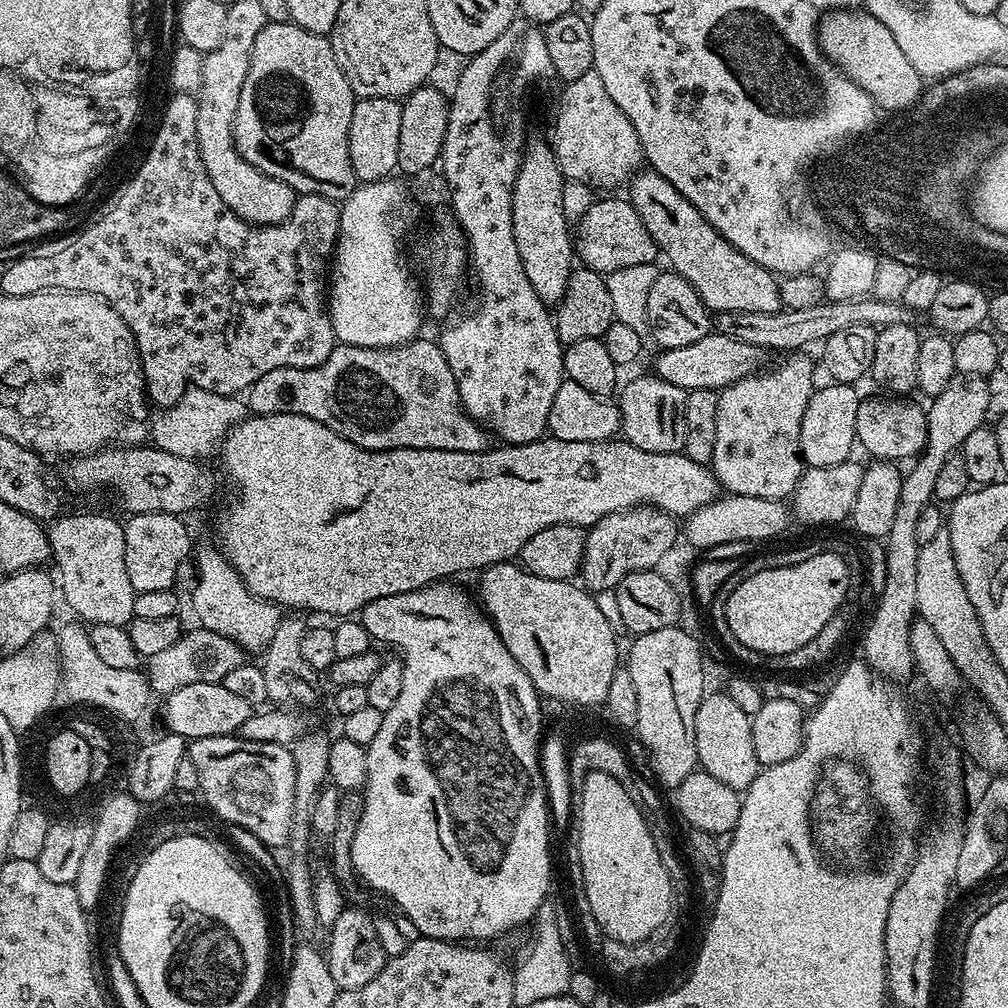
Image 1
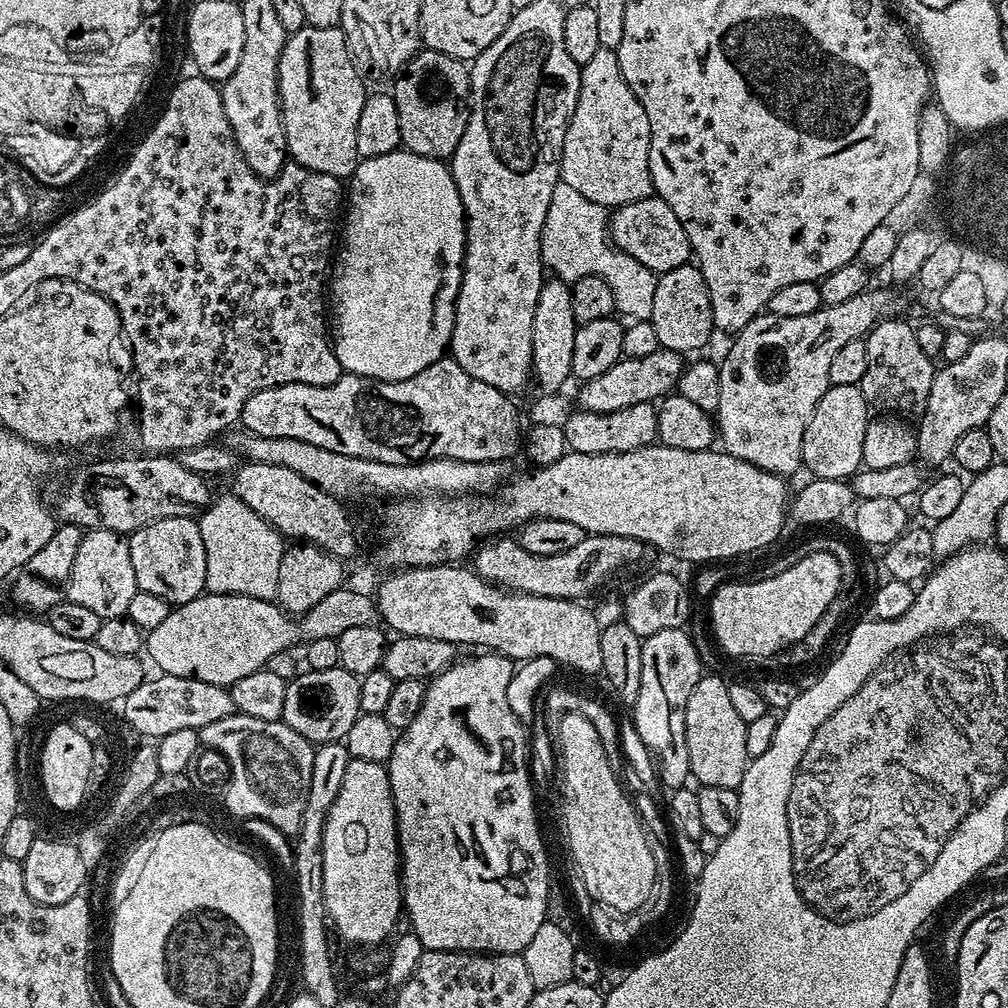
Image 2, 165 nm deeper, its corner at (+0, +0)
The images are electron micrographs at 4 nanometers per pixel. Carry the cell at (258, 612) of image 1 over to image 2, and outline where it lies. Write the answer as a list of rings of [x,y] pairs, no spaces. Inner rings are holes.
[[[231,494],[219,496],[217,495],[198,516],[202,542],[206,546],[205,589],[214,594],[238,594],[275,601],[278,590],[278,565],[282,562],[282,554],[286,547],[285,537],[275,528],[271,528],[261,516],[254,514],[254,510],[250,510],[250,506],[246,506],[246,502],[242,502],[238,497]]]

